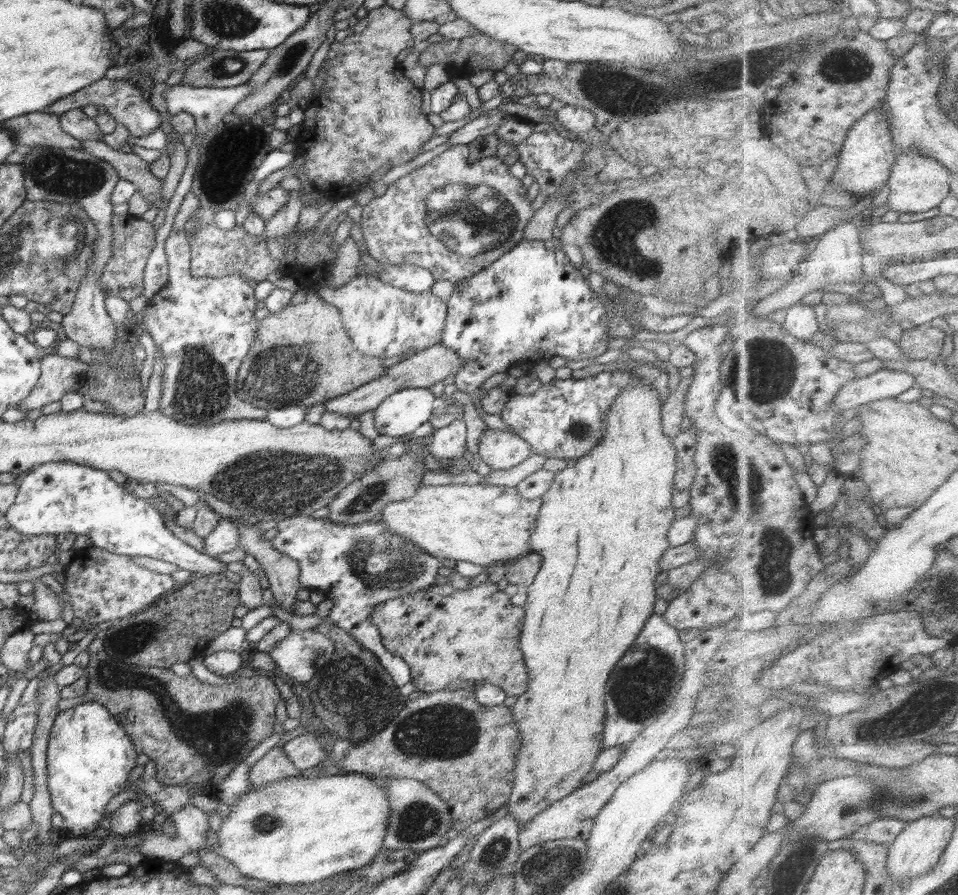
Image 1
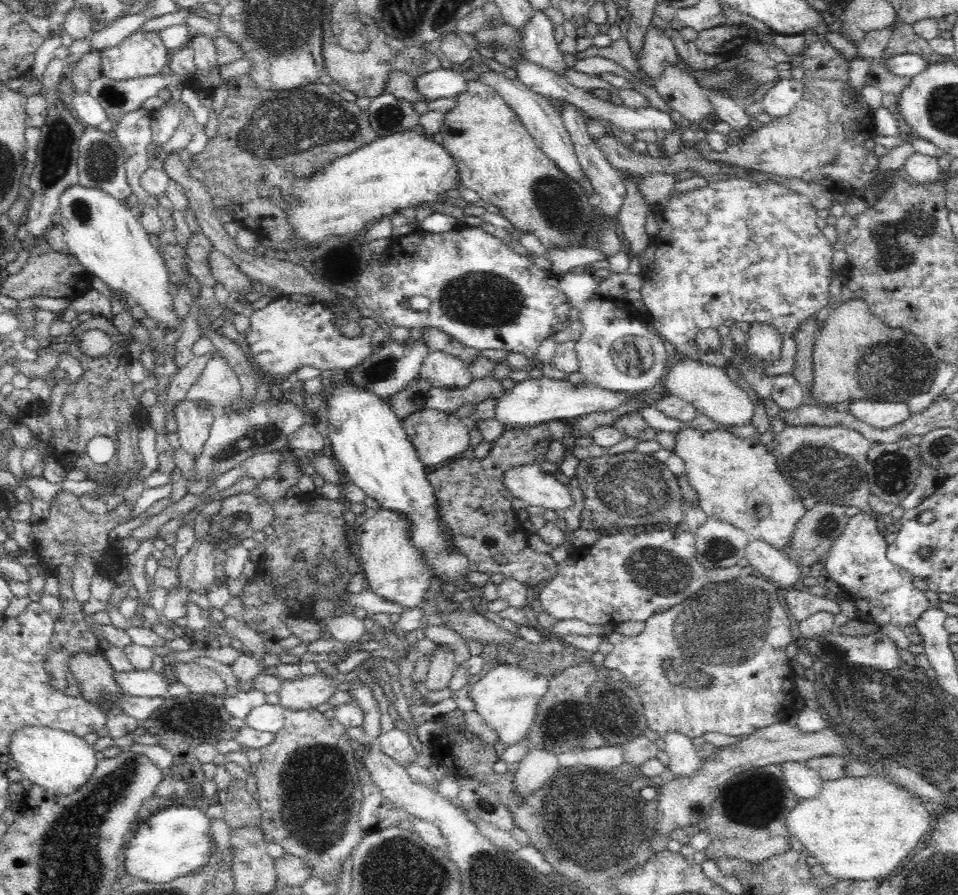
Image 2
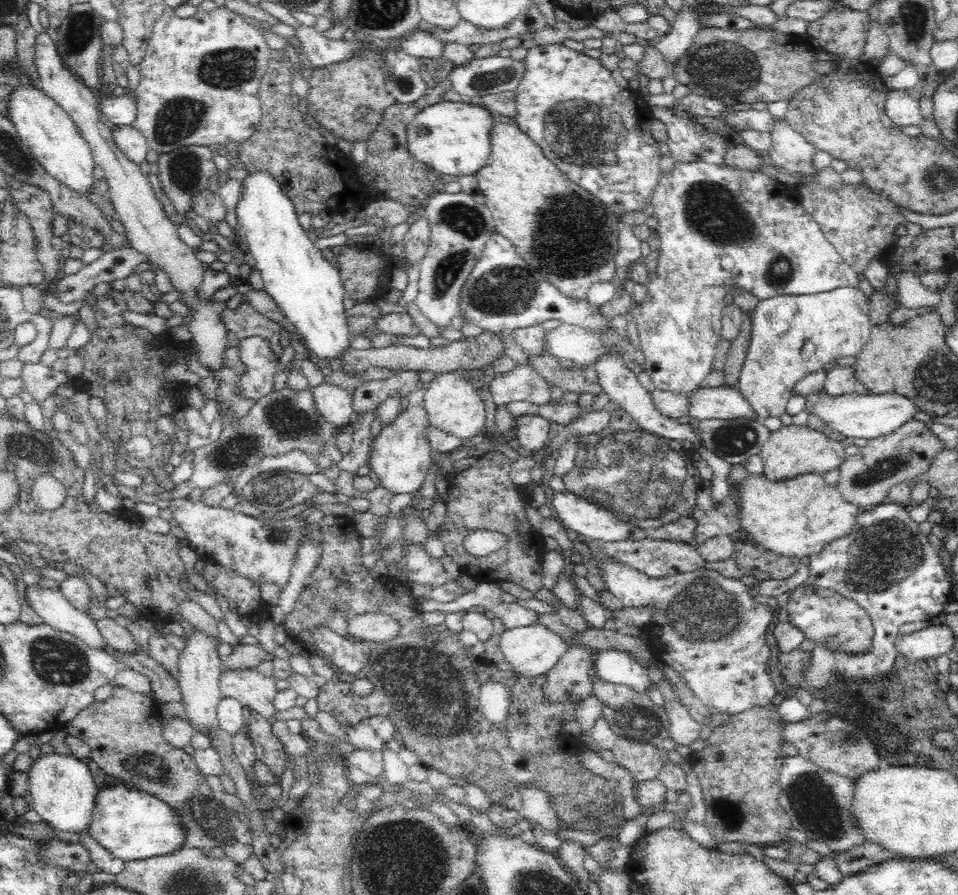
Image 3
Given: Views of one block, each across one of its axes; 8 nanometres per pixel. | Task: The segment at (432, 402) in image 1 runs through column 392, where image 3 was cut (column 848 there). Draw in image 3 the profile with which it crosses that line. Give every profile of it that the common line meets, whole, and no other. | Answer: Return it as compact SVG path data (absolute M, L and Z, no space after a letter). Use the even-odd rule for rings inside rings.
M823 388L820 392L810 392L805 396L805 411L810 415L817 416L832 430L844 436L870 440L897 429L900 425L908 422L908 419L912 419L914 414L920 410L913 400L896 393L850 393L834 397Z

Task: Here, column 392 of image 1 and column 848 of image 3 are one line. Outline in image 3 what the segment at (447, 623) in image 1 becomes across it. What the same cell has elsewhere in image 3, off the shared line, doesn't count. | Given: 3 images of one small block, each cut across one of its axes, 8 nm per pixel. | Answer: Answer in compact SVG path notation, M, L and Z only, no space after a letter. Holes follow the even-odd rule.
M808 582L790 592L785 608L788 611L788 623L800 629L808 640L825 644L830 650L860 654L872 646L874 625L870 615L856 601L832 589L811 585Z

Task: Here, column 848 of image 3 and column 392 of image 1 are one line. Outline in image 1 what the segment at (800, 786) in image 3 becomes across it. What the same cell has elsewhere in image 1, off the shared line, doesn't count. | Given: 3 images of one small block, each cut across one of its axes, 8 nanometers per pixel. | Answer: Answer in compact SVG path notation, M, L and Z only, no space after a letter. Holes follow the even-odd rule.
M382 778L379 783L387 790L390 806L388 829L382 841L384 847L410 849L421 853L449 842L446 834L452 830L451 810L438 793L430 790L423 782L410 778Z

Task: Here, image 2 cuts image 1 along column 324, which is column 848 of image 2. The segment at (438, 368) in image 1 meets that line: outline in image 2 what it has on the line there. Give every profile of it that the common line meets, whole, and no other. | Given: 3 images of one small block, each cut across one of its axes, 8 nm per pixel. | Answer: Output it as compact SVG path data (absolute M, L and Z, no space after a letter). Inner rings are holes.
M862 399L850 401L848 408L856 418L866 421L866 423L874 428L882 430L901 423L912 414L906 402L884 402Z

